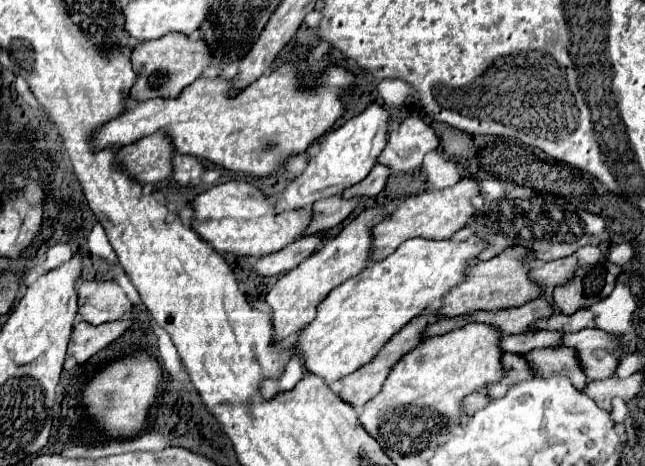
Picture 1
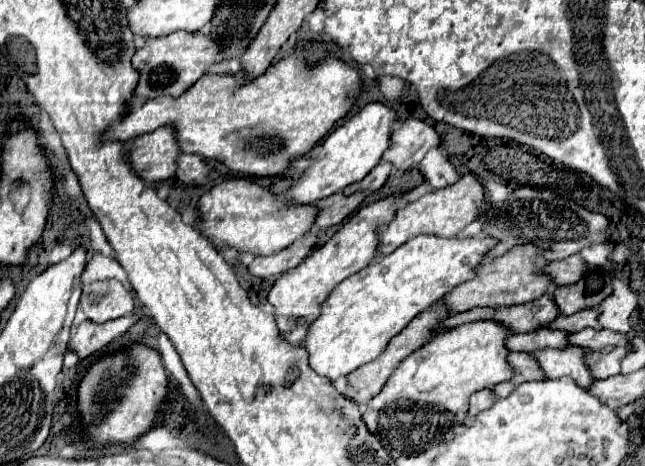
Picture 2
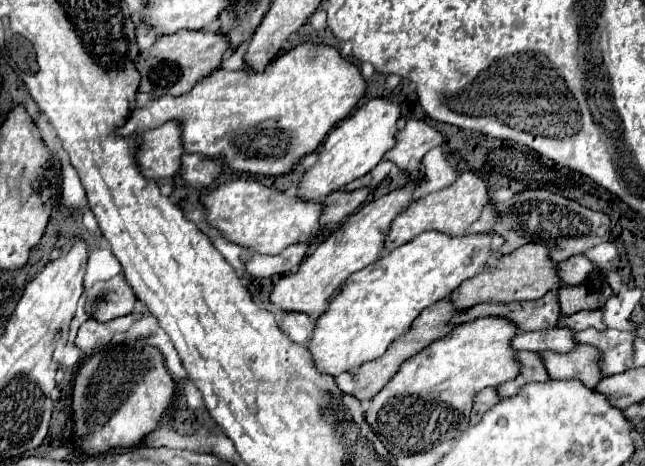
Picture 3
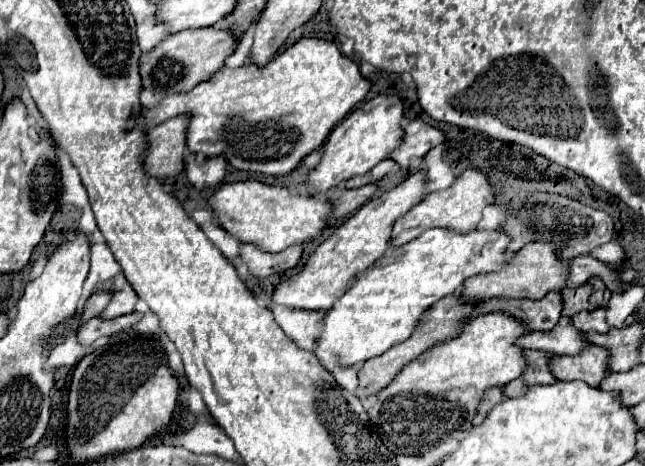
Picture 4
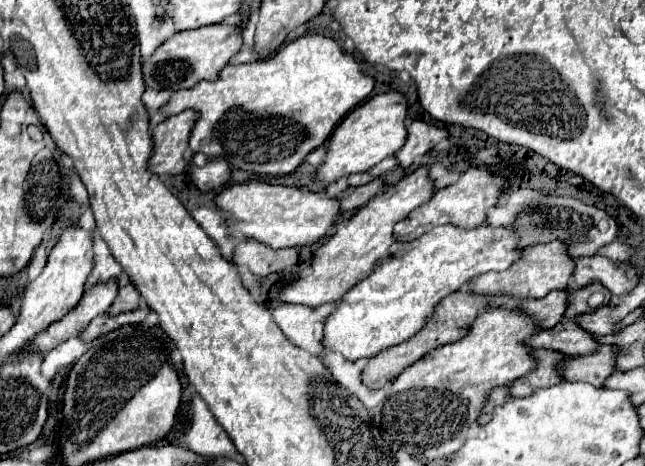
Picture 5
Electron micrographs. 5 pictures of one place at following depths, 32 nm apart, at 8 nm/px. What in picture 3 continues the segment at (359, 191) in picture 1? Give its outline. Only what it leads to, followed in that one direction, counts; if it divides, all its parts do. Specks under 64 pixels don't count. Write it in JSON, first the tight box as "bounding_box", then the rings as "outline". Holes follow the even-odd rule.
{"bounding_box":[344,160,394,192],"outline":[[[382,160],[376,168],[372,168],[372,172],[368,172],[368,176],[362,176],[360,180],[354,180],[352,184],[346,184],[344,190],[346,190],[346,192],[358,190],[358,188],[370,188],[370,190],[374,190],[374,188],[378,188],[378,184],[388,176],[388,172],[390,172],[392,166],[394,166],[392,162]]]}

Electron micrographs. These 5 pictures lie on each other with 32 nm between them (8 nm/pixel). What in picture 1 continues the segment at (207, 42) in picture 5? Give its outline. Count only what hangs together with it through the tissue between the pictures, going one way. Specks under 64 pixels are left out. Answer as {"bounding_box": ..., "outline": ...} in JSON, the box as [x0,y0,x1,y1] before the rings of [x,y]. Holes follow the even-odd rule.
{"bounding_box":[128,34,210,100],"outline":[[[166,34],[162,38],[142,42],[132,48],[130,62],[136,72],[136,82],[128,92],[128,98],[132,100],[148,100],[148,98],[176,98],[180,90],[184,90],[188,84],[192,84],[204,68],[210,66],[210,52],[204,40],[190,42],[188,36],[176,36]]]}

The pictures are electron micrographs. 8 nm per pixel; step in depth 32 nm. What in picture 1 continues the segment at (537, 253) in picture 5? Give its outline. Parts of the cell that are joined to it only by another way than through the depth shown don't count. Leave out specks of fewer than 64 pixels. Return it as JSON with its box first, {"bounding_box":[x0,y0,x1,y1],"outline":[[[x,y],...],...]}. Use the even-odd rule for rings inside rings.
{"bounding_box":[438,248,542,318],"outline":[[[514,248],[514,250],[502,250],[498,256],[478,262],[470,266],[466,272],[466,280],[456,284],[448,294],[442,296],[438,314],[442,318],[454,318],[462,316],[474,310],[502,310],[502,308],[516,308],[522,306],[534,298],[538,298],[538,292],[542,292],[542,286],[532,280],[528,280],[528,268],[522,264],[522,256],[528,254],[526,248]]]}

